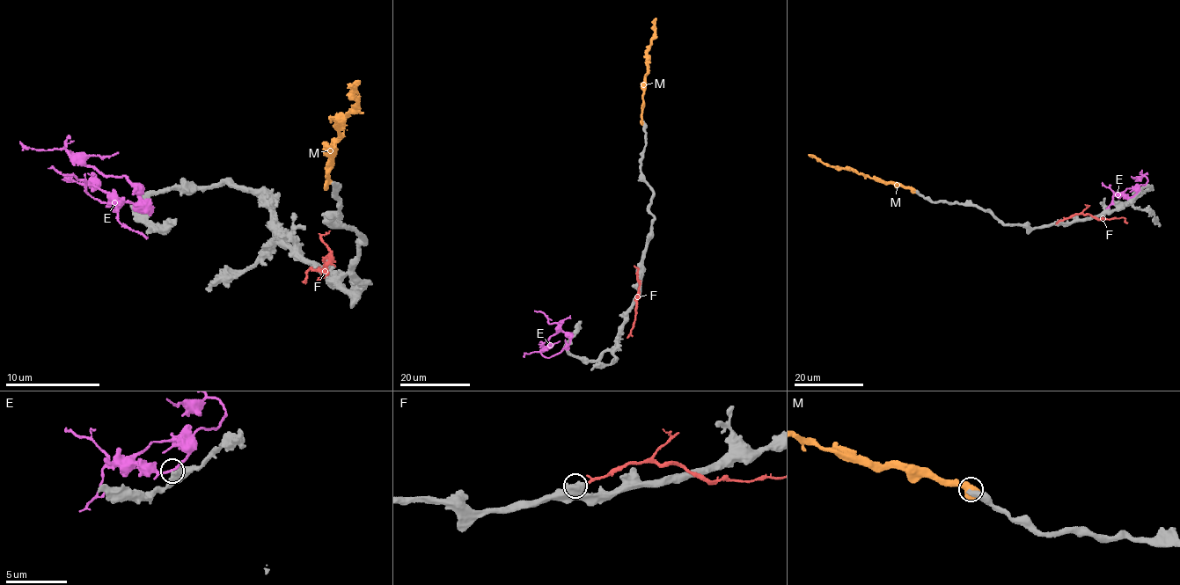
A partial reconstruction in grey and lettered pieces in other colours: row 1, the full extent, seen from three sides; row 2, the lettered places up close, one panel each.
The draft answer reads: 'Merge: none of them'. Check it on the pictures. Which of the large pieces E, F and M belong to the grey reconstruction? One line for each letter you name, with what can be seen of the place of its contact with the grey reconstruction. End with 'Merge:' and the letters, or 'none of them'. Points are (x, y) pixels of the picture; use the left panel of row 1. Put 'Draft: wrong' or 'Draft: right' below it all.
Merge: none of them
Draft: right

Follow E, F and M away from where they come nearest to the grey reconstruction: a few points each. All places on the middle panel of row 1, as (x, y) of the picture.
E: (570, 342), (549, 357), (542, 354), (550, 345), (560, 341)
F: (638, 270), (639, 298), (635, 320), (627, 338)
M: (642, 122), (643, 84), (655, 18)

